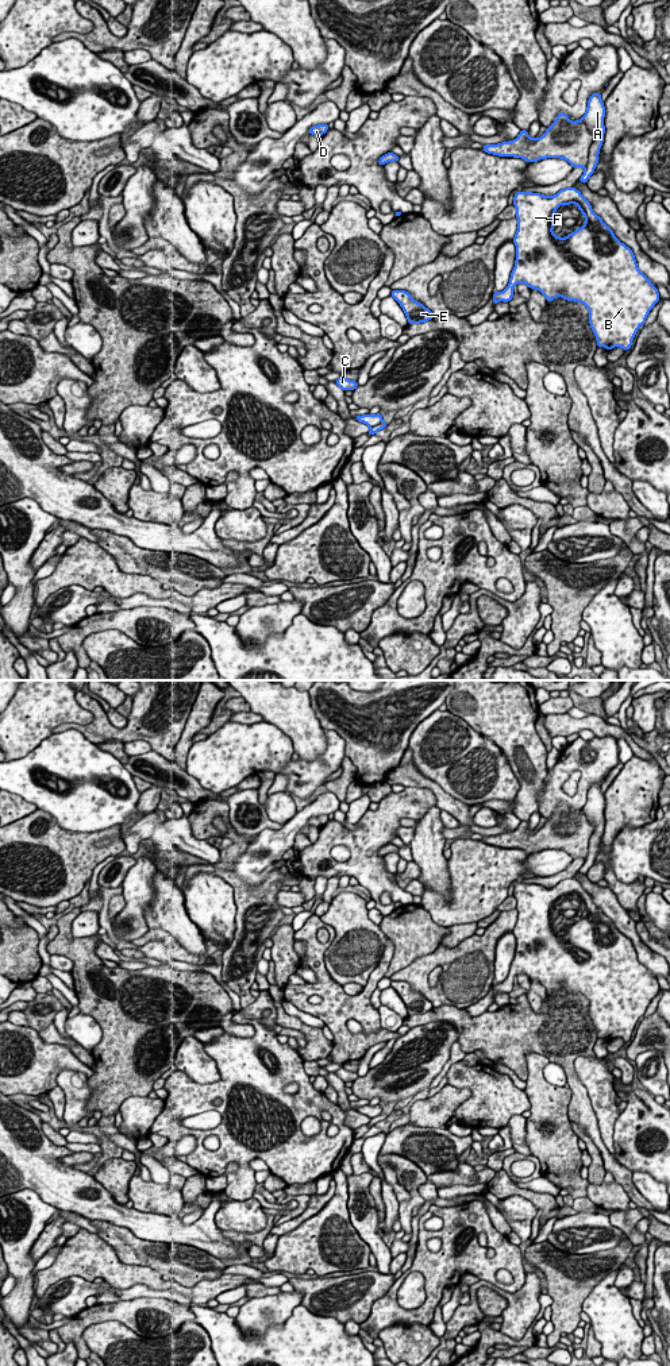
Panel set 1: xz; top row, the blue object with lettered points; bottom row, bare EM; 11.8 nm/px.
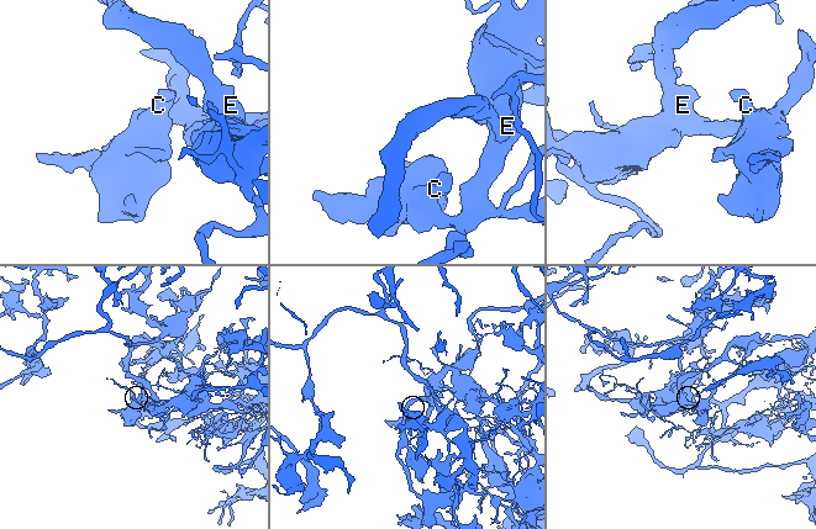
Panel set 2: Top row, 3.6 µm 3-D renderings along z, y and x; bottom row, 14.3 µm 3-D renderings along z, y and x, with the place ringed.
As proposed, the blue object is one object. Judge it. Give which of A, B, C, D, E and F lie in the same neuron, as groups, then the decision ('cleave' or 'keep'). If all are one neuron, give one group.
groups A B D F / C E; cleave

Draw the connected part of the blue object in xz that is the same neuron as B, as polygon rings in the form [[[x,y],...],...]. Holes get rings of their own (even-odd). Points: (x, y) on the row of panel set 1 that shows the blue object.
[[[574,186],[561,189],[554,196],[532,192],[516,192],[517,231],[515,267],[505,290],[493,293],[493,305],[513,298],[513,286],[527,283],[538,289],[551,302],[557,297],[582,302],[589,309],[589,324],[596,336],[597,347],[608,351],[621,347],[628,351],[640,325],[646,323],[650,310],[659,301],[658,289],[638,269],[635,255],[621,243],[613,231],[597,216],[590,202]],[[575,204],[585,216],[585,224],[566,238],[555,236],[552,217],[561,205]]]

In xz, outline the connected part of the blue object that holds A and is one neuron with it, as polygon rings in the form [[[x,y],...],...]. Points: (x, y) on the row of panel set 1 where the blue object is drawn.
[[[594,92],[588,100],[585,115],[581,117],[586,128],[594,135],[594,142],[589,148],[589,161],[584,174],[579,177],[579,182],[586,184],[590,175],[594,173],[598,163],[600,148],[604,142],[605,126],[605,107],[601,101],[601,93]]]

